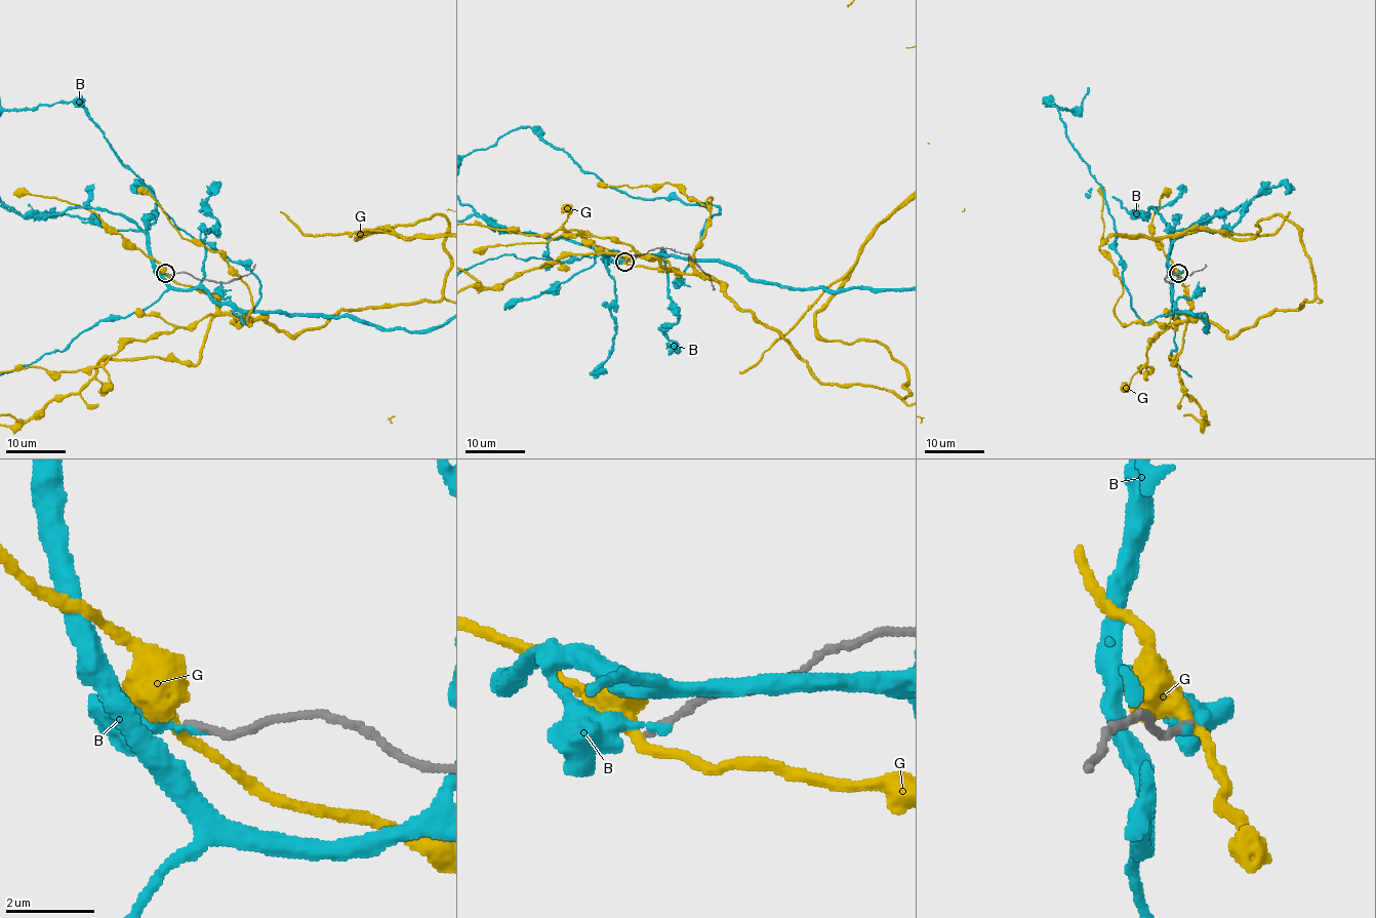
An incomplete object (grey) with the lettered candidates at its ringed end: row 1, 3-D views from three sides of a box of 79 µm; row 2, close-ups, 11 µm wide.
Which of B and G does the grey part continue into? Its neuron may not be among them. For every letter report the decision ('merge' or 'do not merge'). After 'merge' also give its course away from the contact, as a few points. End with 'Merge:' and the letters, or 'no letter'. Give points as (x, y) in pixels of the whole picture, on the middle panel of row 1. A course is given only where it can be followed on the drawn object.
B: do not merge
G: do not merge
Merge: no letter

